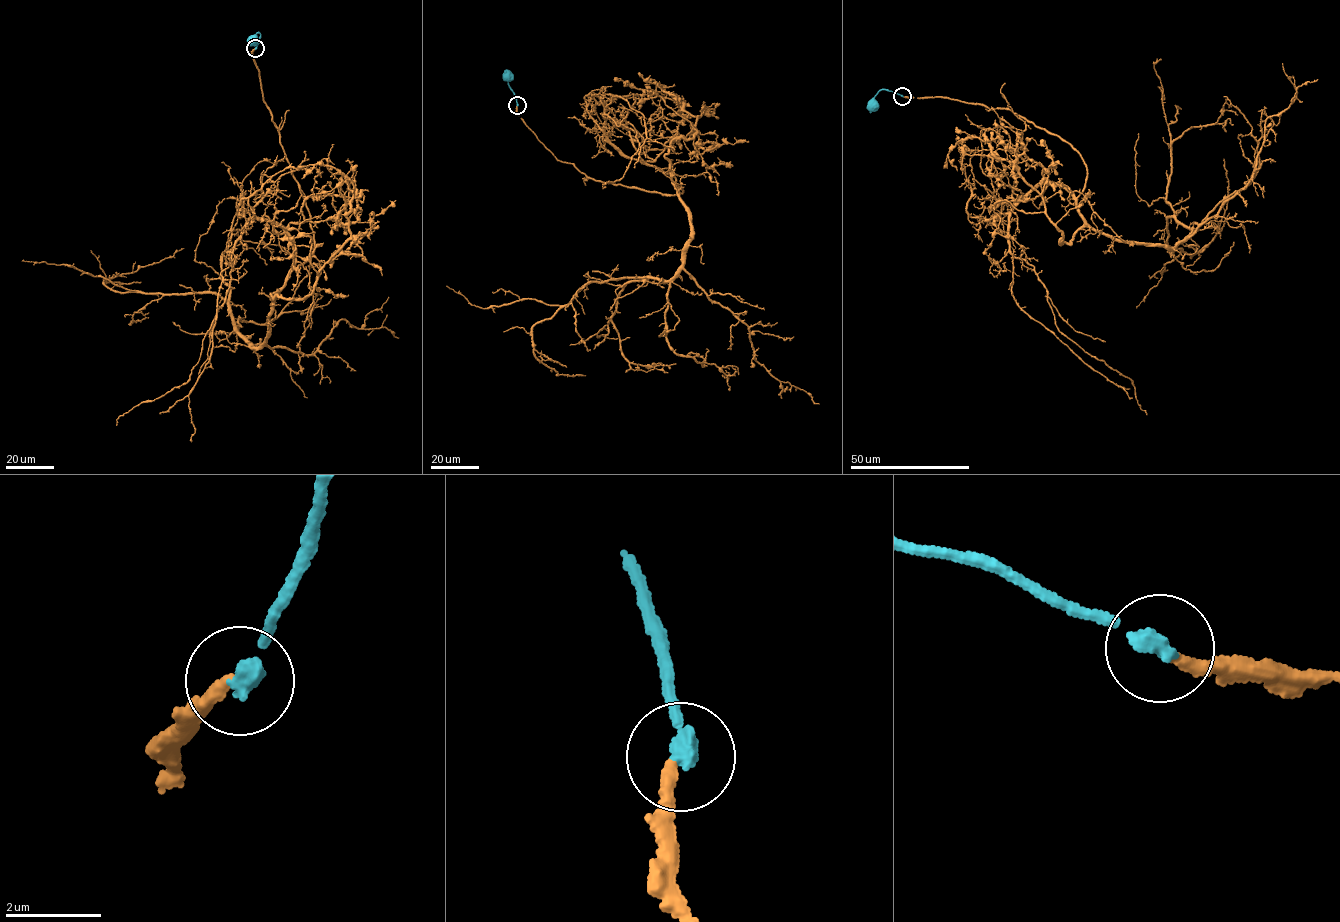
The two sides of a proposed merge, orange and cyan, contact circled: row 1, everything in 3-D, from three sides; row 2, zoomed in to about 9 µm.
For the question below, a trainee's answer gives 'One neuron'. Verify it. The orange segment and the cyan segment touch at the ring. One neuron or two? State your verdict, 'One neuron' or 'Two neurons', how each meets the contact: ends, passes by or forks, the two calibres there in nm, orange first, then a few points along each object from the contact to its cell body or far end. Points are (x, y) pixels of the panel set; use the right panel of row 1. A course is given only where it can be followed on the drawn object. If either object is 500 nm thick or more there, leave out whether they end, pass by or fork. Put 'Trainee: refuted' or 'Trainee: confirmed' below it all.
Two neurons. At the ring orange ends. At the ring cyan ends. Thickness 240 nm (orange) against 360 nm. Course of orange: (902, 96), (1058, 136), (1087, 224), (1171, 248), (1192, 229), (1172, 217), (1190, 257), (1223, 159). Course of cyan: (902, 95), (880, 90), (874, 97), (873, 104)
Trainee: refuted

